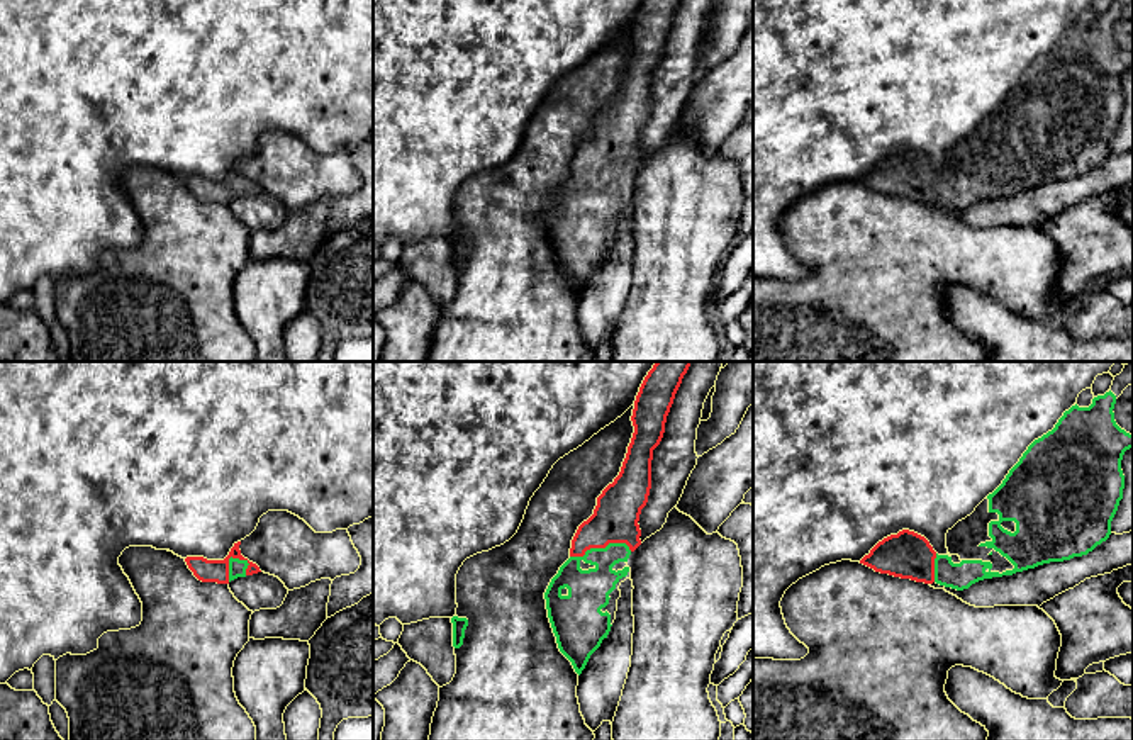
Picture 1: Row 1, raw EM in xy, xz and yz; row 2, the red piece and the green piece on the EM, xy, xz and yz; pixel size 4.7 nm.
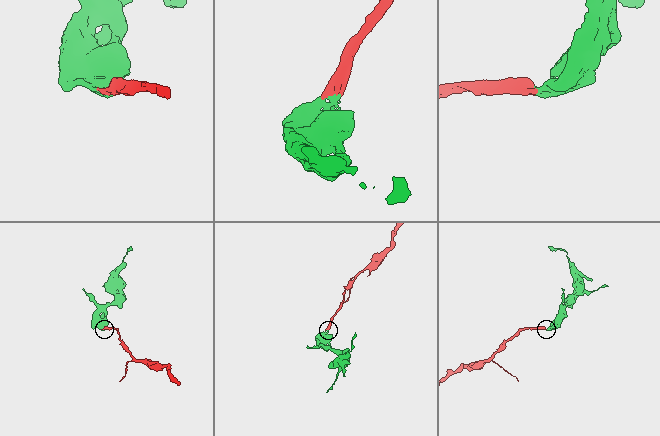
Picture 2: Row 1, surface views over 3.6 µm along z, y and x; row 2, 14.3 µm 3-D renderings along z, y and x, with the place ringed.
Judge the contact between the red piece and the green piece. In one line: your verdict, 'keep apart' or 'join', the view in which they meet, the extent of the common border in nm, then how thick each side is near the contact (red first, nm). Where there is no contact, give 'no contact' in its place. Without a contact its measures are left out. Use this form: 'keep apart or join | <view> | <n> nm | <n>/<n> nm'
join | xz | 300 nm | 220/190 nm

